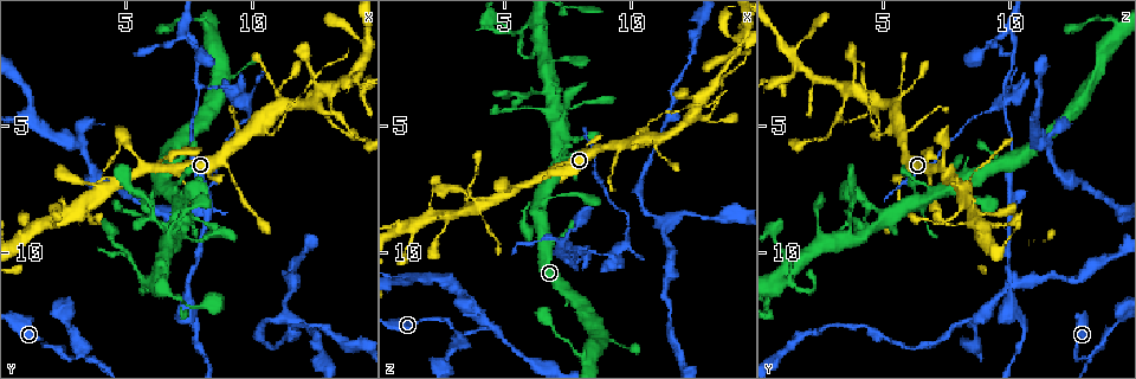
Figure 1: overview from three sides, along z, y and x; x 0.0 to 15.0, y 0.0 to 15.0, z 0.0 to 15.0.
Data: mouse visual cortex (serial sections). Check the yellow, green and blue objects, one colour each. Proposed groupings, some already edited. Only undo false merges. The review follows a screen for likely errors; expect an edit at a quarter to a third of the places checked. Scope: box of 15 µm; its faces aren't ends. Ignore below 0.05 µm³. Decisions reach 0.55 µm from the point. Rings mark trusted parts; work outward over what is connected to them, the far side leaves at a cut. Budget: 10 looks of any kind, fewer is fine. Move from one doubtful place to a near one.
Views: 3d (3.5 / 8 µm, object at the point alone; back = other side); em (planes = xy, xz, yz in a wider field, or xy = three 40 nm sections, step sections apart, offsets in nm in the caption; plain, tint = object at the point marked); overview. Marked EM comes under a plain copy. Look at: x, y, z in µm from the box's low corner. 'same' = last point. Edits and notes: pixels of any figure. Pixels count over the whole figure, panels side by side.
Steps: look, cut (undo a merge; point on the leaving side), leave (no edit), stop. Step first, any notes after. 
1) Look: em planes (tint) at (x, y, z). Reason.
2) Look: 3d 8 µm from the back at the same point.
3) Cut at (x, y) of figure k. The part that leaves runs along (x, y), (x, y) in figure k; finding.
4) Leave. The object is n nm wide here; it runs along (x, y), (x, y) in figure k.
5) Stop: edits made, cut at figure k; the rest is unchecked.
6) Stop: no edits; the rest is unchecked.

Look: 3d 8 µm at (8.8, 6.5, 5.8). Small branch off a trunk.

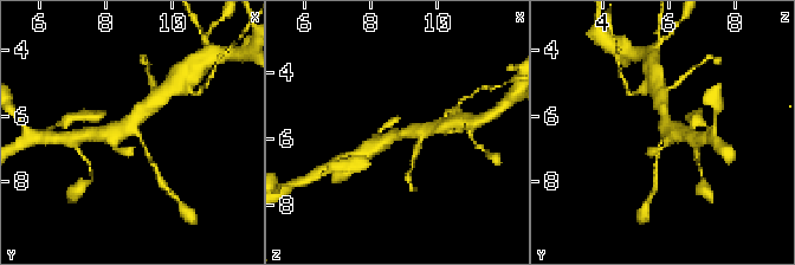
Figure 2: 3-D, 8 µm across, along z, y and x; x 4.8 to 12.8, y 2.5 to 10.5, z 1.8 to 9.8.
Look: 3d 3.5 µm at (8.9, 6.5, 5.9). Closer look.

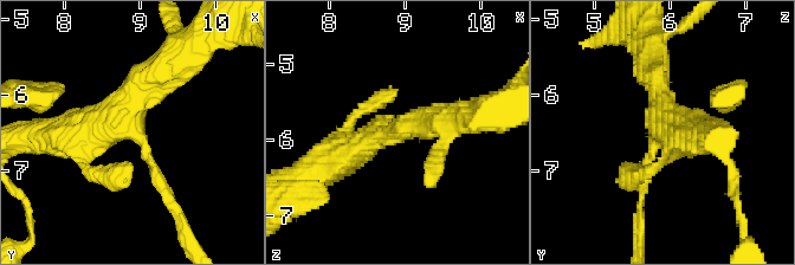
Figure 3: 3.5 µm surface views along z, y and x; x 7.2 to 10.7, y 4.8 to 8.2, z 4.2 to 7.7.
Look: em planes (tint) at (8.85, 6.45, 5.85). Now the EM.

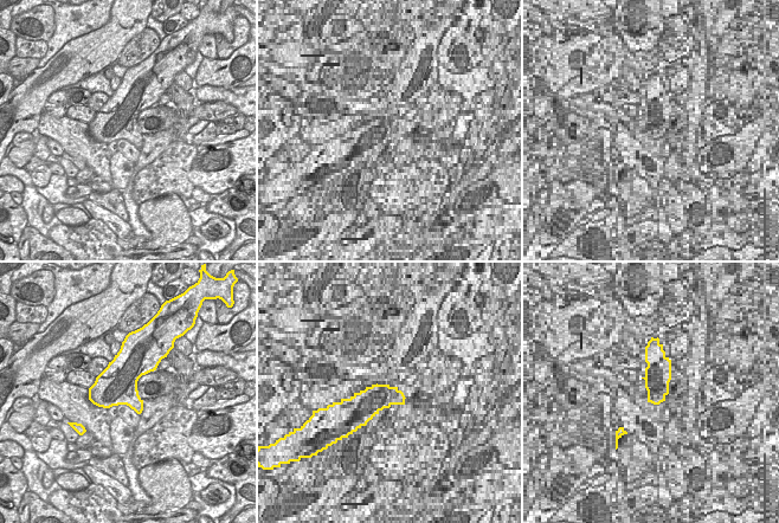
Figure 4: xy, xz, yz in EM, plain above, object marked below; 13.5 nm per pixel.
Leave. The object is 550 nm wide here; it runs along (63, 136), (129, 129), (168, 194) in figure 3; all the same cell.

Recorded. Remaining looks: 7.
Look: em xy step 1 (tint) at (10.5, 5.1, 5.5).

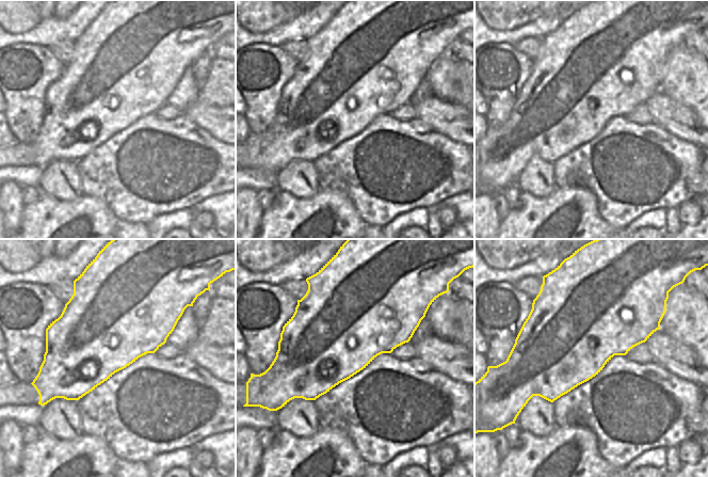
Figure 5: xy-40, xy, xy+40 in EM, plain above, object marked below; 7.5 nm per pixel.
Look: 3d 3.5 µm at the same point.

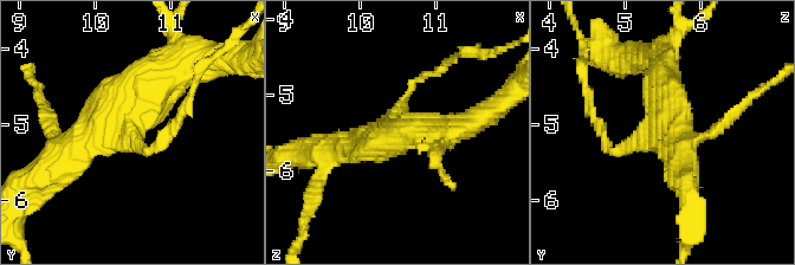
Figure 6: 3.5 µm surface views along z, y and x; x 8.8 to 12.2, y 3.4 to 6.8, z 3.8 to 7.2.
Leave. 3 arms meet here; the arms are 100, 400, 400 nm wide; it runs along (58, 162), (182, 68) in figure 6; one cell here.

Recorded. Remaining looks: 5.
Look: 3d 3.5 µm at (13.2, 4.9, 4.8). Thick turns thin.

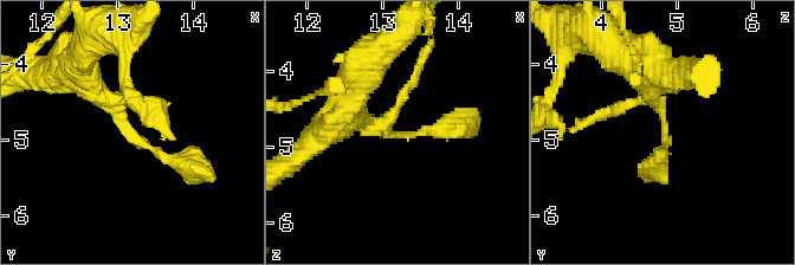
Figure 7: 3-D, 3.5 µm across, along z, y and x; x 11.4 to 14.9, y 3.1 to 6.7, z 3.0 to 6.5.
Look: em xy step 2 (tint) at (13.25, 4.95, 4.80).

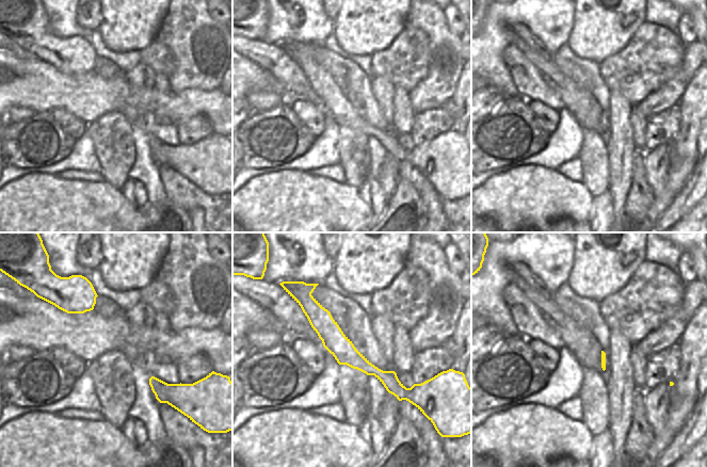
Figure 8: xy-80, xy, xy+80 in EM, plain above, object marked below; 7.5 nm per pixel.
Leave. It runs along (76, 64), (144, 144), (202, 170) in figure 7; all the same cell.

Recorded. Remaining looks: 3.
Look: 3d 8 µm at (14.3, 2.6, 1.7). Side arm on a straight run.

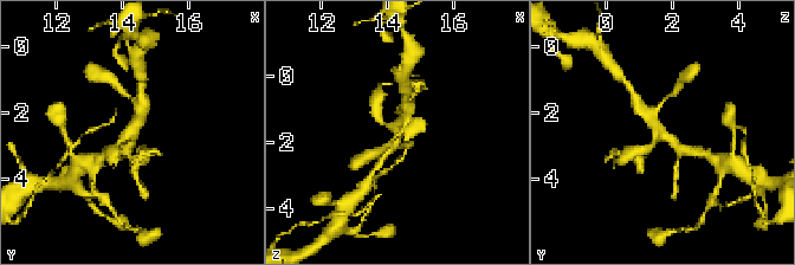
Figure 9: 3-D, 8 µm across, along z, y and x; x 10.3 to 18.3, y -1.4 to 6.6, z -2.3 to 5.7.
Look: 3d 3.5 µm at (14.3, 2.6, 1.6). Zoom in.

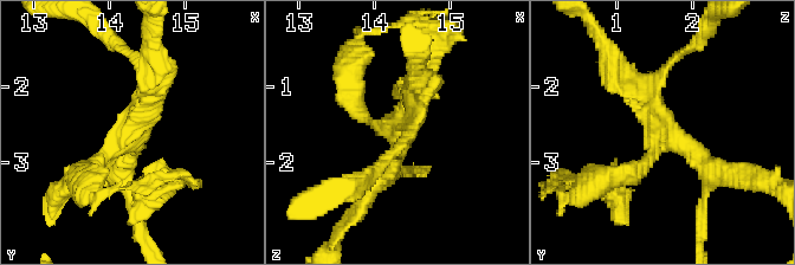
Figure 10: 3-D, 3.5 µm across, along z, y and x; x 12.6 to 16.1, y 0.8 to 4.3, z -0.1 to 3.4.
Look: em planes (tint) at (14.25, 2.70, 1.65). Need the tissue.

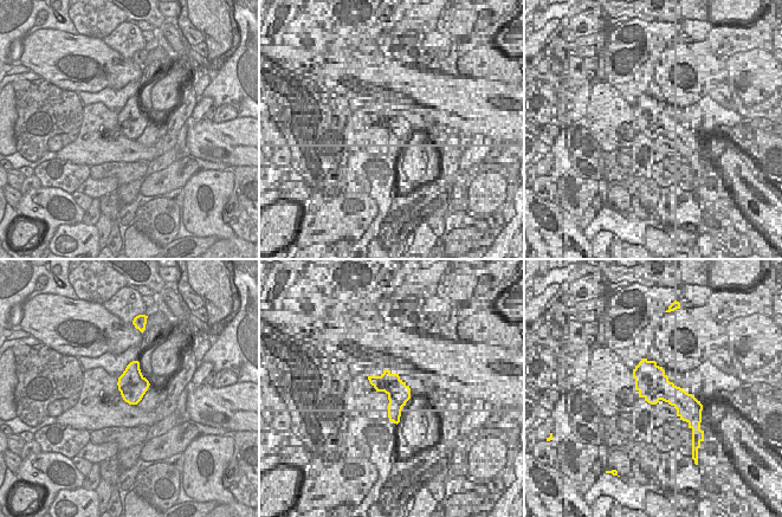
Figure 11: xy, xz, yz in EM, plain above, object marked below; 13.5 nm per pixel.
Leave. The arms are 200, 250, 250 nm wide; it runs along (721, 173), (664, 137), (621, 78) in figure 10; one cell here.

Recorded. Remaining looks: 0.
Stop: no edits; the rest is unchecked.

